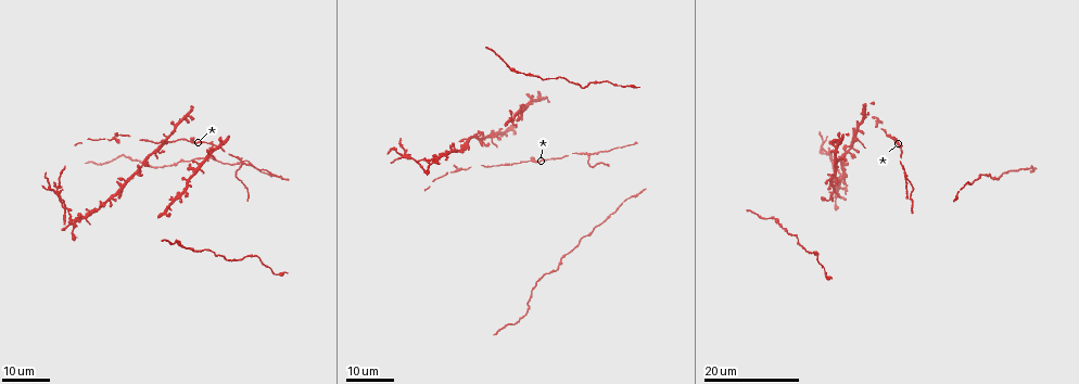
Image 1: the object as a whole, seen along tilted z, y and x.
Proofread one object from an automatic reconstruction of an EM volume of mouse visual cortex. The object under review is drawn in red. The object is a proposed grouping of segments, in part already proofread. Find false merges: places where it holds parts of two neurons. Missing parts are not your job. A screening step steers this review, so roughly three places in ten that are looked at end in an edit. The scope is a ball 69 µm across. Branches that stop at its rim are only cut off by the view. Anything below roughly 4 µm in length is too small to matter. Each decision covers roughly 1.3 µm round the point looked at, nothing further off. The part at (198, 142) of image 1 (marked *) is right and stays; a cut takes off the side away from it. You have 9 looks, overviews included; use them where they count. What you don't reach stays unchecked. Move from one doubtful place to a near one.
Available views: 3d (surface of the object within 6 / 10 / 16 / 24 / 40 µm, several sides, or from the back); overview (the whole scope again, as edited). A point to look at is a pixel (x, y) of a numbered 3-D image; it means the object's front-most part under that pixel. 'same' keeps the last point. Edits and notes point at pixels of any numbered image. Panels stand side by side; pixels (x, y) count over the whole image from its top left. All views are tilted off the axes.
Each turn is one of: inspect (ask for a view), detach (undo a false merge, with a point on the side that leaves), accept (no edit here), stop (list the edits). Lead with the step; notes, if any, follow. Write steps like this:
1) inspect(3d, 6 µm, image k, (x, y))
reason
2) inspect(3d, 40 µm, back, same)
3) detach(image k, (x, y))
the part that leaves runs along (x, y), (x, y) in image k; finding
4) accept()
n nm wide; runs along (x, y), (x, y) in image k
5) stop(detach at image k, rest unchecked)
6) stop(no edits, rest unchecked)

inspect(3d, 16 µm, image 1, (902, 171))
small branch off a trunk

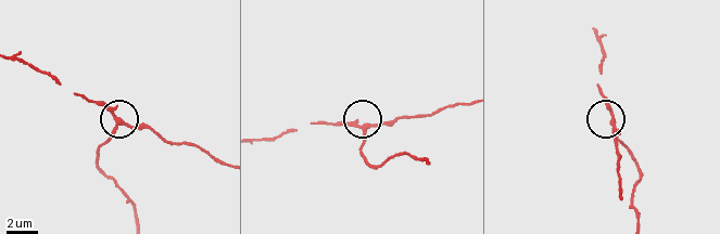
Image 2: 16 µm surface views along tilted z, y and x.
inspect(3d, 10 µm, image 2, (613, 122))

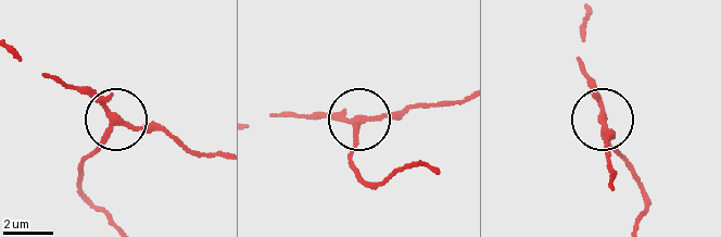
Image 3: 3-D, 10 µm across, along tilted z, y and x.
detach(image 3, (95, 153))
3 arms; two neurons meet here

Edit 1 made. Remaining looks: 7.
inspect(overview)

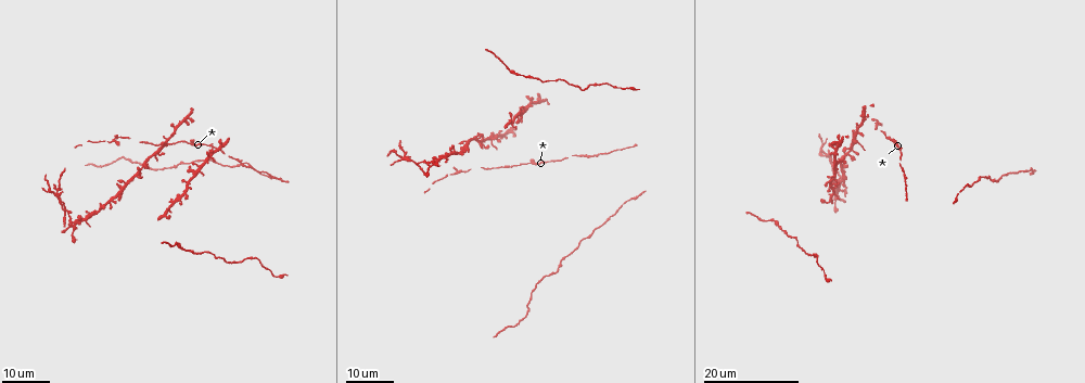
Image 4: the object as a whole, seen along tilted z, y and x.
inspect(3d, 24 µm, image 4, (179, 248))

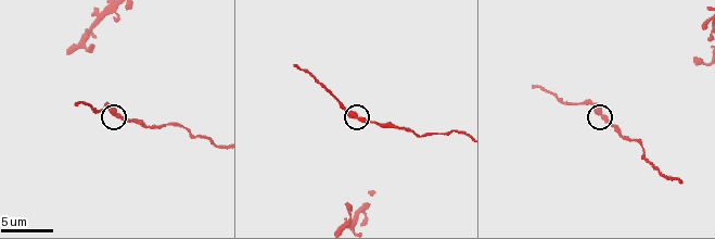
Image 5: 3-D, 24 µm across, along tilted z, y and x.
inspect(3d, 10 µm, image 5, (356, 115))

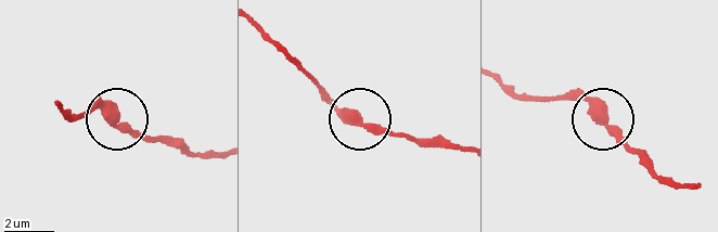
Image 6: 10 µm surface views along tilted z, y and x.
accept()
410 nm wide; one neuron here

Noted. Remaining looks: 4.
inspect(3d, 24 µm, image 4, (195, 175))
branch point

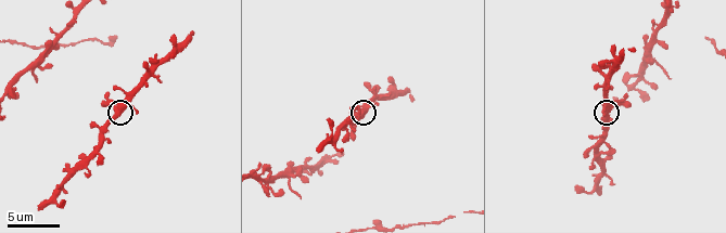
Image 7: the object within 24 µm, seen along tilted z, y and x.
inspect(3d, 10 µm, image 7, (121, 114))

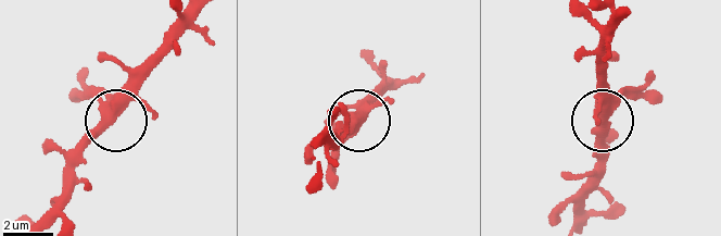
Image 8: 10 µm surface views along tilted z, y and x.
accept()
all the same neuron

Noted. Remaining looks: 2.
stop(detach at image 3, rest unchecked)

